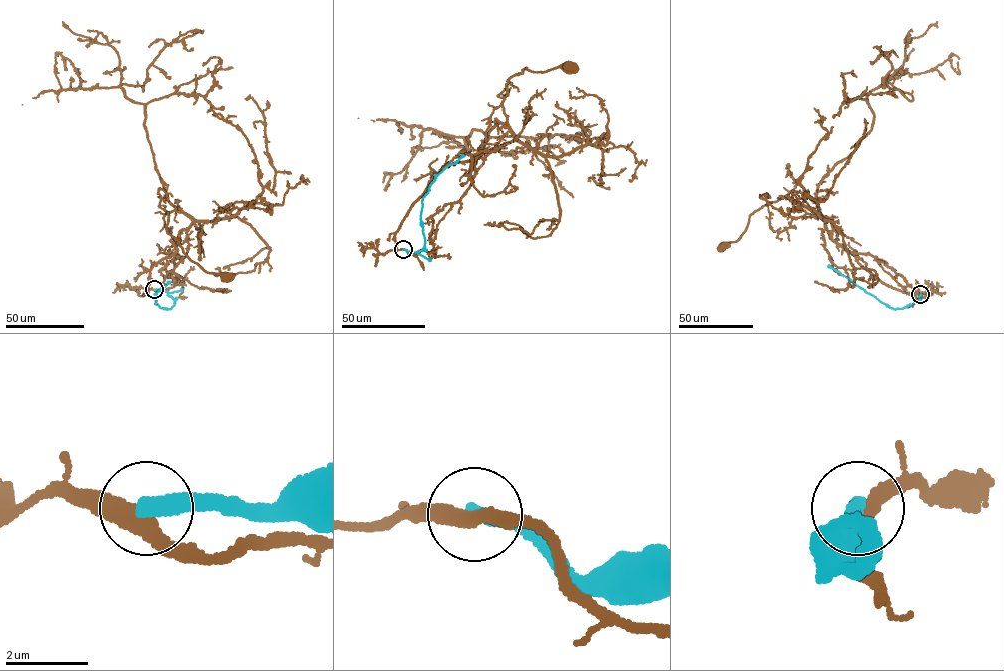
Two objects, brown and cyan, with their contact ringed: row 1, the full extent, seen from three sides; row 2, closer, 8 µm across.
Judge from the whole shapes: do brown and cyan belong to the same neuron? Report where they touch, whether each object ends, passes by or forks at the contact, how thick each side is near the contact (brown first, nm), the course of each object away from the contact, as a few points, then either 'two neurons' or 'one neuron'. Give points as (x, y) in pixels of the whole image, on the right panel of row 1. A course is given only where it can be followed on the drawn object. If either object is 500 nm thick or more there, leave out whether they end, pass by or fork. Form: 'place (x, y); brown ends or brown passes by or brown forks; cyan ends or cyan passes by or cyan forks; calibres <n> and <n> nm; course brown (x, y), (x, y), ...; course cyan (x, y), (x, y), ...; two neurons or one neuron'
place (920, 294); brown passes by; cyan ends; calibres 400 and 400 nm; course brown (920, 294), (866, 269), (799, 192), (756, 210), (723, 248); course cyan (920, 294), (909, 306), (889, 307), (829, 265); two neurons

